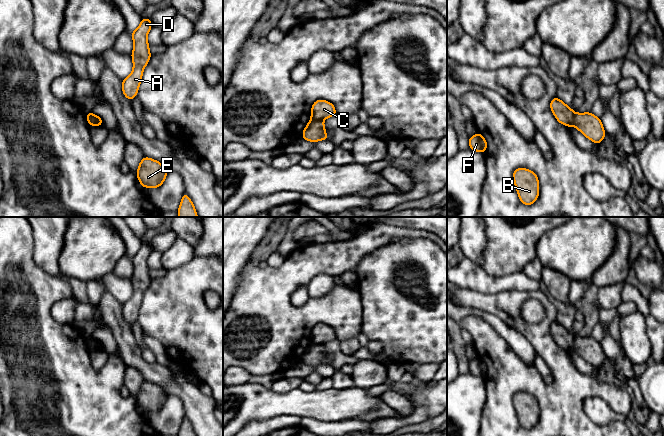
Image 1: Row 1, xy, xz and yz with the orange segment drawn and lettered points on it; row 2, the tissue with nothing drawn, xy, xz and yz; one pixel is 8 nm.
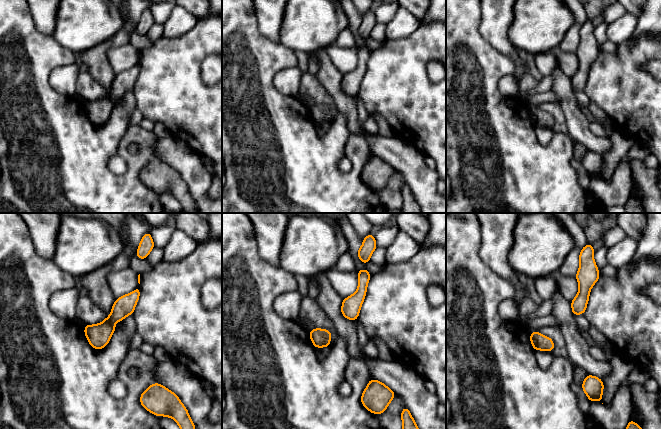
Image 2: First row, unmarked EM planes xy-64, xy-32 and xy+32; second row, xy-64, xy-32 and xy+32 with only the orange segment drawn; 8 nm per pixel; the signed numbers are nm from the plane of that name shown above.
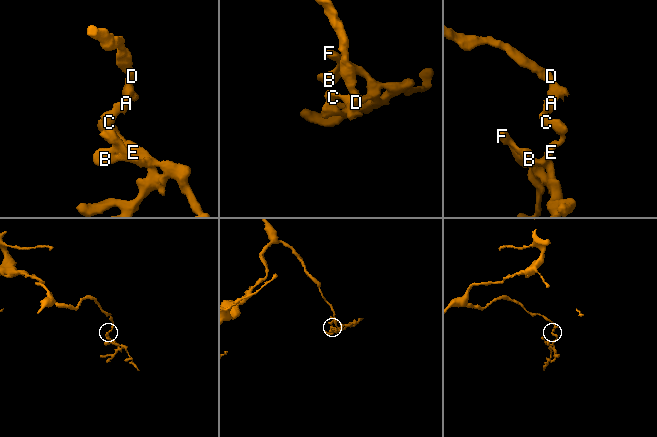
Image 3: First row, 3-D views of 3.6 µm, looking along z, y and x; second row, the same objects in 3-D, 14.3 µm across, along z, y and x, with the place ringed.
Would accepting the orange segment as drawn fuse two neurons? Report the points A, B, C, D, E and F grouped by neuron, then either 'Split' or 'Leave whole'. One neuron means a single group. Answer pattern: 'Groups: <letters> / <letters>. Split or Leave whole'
Groups: A C D / B E F. Split

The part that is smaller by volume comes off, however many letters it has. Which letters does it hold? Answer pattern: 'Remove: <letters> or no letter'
Remove: B, E, F

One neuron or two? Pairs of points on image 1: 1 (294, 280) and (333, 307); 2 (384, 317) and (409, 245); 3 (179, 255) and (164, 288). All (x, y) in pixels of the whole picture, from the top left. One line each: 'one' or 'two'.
1: one
2: one
3: two

